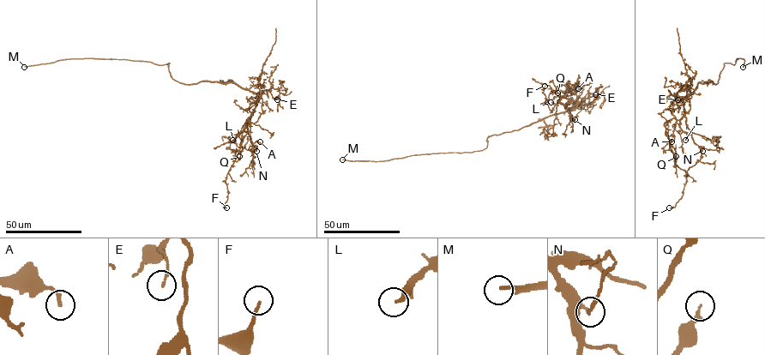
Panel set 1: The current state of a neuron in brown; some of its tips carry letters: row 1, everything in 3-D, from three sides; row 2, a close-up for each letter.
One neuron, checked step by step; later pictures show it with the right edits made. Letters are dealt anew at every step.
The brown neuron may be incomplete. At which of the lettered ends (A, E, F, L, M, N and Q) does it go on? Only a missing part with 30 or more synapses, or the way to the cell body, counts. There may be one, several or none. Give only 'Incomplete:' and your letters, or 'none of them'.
Incomplete: L, M

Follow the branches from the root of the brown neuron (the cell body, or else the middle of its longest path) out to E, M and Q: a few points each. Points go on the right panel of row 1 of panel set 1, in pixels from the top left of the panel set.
E: (708, 81), (699, 82), (692, 93), (687, 87), (682, 89), (677, 93), (677, 99)
M: (708, 81), (715, 84), (718, 82), (724, 63), (733, 65), (736, 59), (743, 58), (743, 67)
Q: (708, 81), (699, 82), (683, 100), (684, 115), (679, 119), (671, 118), (665, 123), (676, 161), (676, 156)

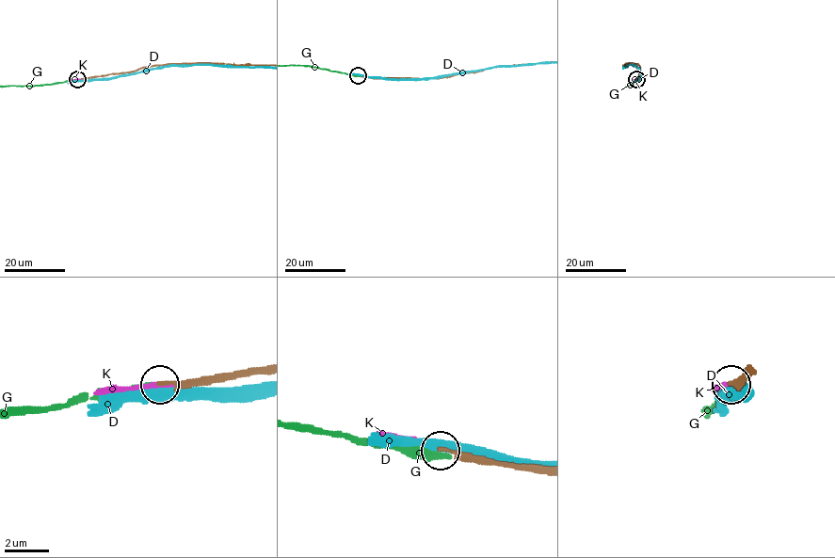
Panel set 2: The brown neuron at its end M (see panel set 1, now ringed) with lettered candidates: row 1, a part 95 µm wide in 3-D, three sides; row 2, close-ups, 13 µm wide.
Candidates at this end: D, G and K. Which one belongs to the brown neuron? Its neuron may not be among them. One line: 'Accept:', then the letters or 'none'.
Accept: G

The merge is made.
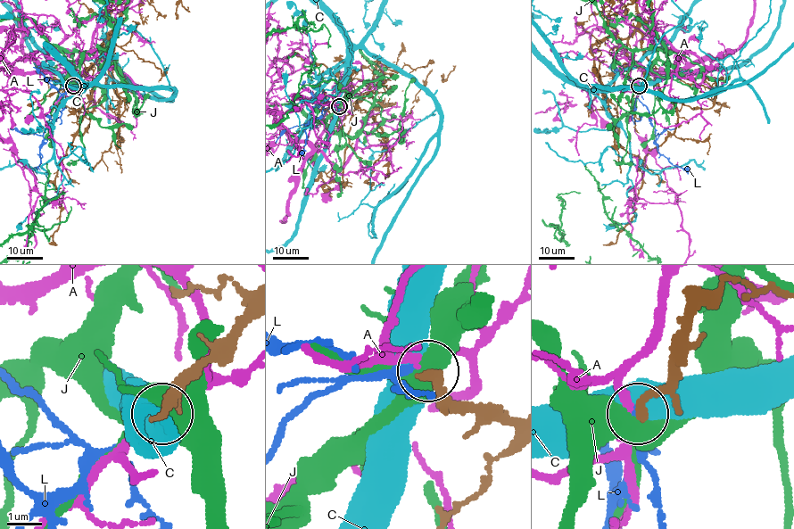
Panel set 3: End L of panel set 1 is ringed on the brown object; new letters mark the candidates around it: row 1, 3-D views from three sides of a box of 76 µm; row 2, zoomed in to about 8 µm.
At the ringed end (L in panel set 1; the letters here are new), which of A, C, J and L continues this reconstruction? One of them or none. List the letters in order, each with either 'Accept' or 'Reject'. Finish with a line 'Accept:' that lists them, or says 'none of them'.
A: Reject
C: Reject
J: Reject
L: Accept
Accept: L

